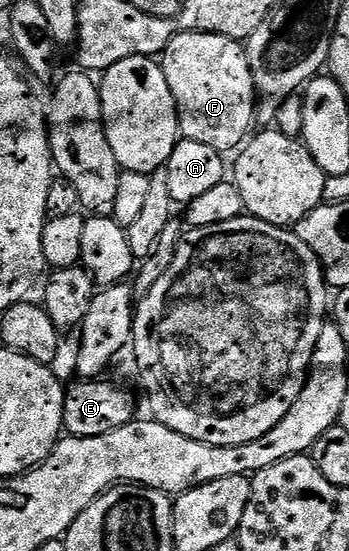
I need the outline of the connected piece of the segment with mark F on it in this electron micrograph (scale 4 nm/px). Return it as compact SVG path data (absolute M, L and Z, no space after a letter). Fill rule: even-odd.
M178 31L161 52L159 62L163 77L167 77L167 85L171 85L171 97L175 97L177 122L181 124L184 138L211 145L211 149L222 153L228 153L232 147L240 148L250 138L252 127L255 127L257 90L247 53L238 40L202 31Z

